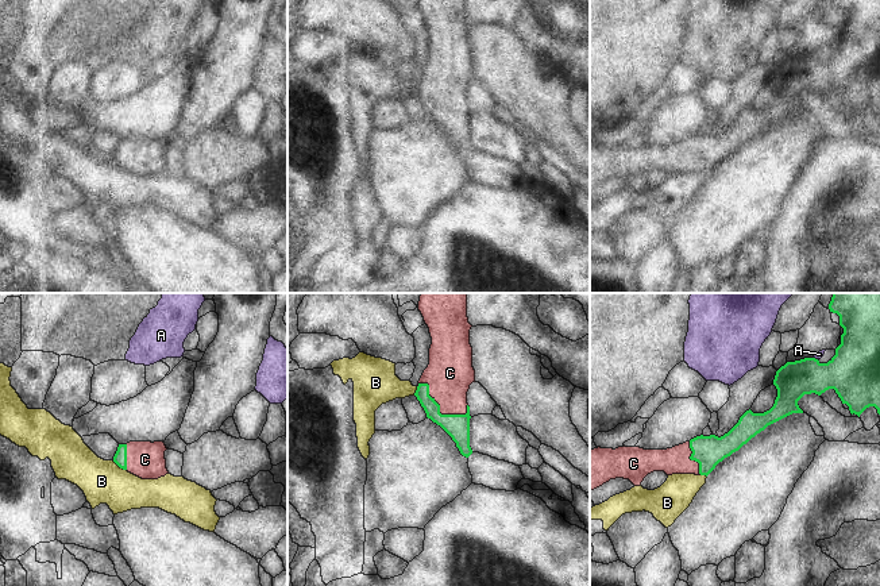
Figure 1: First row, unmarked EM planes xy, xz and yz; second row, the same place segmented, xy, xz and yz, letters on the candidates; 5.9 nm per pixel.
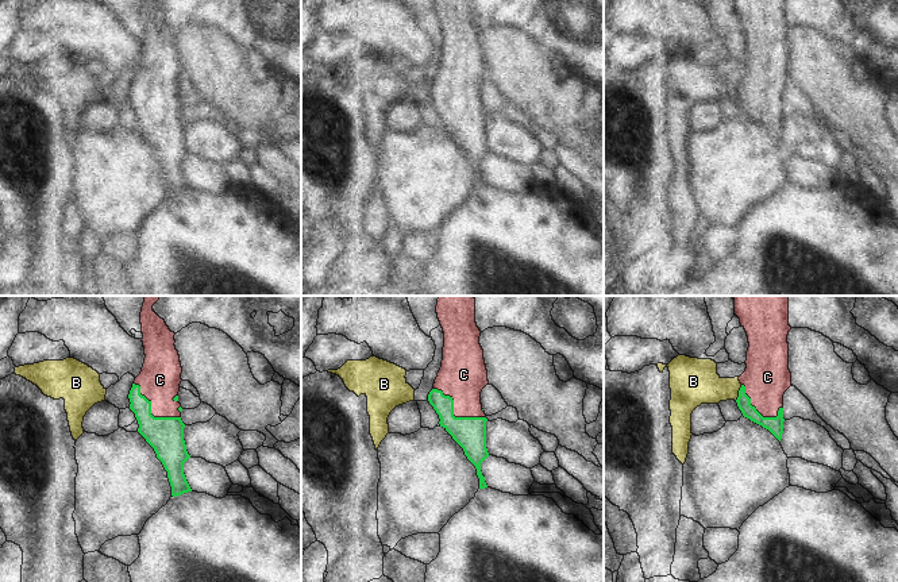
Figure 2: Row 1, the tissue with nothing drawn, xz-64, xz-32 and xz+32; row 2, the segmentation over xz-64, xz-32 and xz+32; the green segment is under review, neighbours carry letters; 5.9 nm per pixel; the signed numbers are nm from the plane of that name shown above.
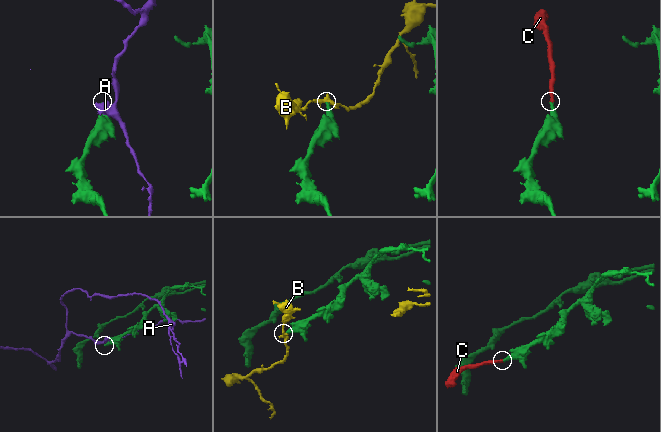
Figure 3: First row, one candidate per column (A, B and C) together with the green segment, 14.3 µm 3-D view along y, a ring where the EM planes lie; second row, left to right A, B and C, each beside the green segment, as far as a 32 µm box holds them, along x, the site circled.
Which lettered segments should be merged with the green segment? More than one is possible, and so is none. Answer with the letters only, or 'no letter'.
C

